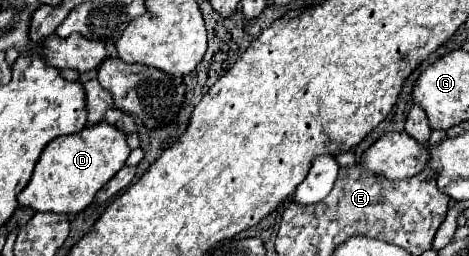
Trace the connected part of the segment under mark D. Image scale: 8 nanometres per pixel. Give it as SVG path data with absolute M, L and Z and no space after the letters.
M107 121L85 127L75 135L53 139L41 153L29 185L19 193L19 205L29 205L35 212L81 213L89 207L97 191L125 165L131 149L125 133Z

